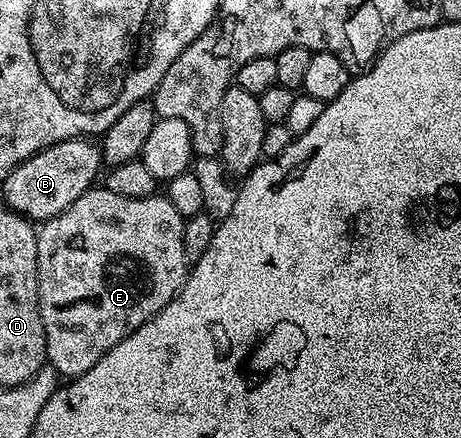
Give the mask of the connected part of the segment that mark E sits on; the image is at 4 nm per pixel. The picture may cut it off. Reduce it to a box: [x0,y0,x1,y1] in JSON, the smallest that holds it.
[37,188,189,379]

